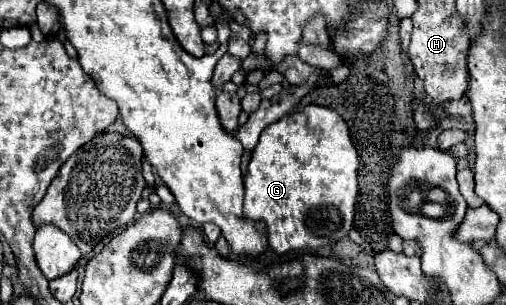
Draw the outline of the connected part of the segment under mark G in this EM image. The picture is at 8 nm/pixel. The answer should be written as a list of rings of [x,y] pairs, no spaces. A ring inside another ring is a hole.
[[[307,104],[265,128],[247,170],[243,216],[267,224],[269,246],[277,254],[335,244],[353,228],[359,156],[347,124],[334,110]]]

